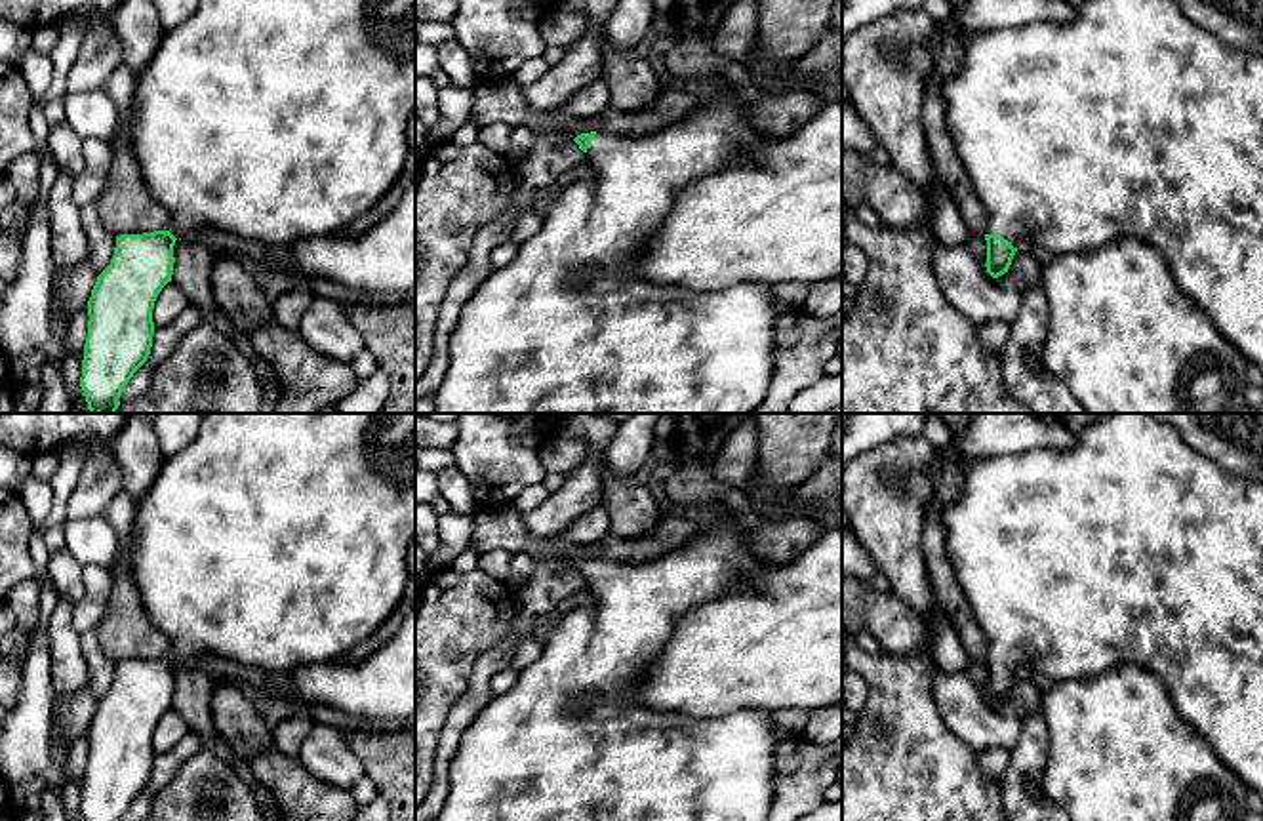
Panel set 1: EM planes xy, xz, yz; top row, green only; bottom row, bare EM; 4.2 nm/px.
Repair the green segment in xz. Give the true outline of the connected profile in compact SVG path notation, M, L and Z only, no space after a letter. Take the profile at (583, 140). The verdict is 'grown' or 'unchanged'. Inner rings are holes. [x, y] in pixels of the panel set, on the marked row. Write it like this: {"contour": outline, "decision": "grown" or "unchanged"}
{"contour": "M724 84L711 99L699 99L695 110L676 124L648 135L617 135L610 131L581 133L573 141L585 152L591 175L568 185L543 215L541 230L518 246L516 257L478 286L465 303L459 324L450 337L450 368L436 390L434 413L752 413L766 398L775 354L775 322L781 314L772 284L741 284L720 291L692 291L680 286L652 284L636 274L636 263L648 240L663 227L674 198L693 181L718 173L732 160L745 160L770 135L752 122L749 107L737 91Z", "decision": "grown"}

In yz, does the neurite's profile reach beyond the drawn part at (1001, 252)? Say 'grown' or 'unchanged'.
grown

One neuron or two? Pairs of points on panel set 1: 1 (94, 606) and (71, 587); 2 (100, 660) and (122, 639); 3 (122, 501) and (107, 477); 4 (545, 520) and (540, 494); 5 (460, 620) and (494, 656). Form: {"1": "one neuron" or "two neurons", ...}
{"1": "two neurons", "2": "two neurons", "3": "two neurons", "4": "two neurons", "5": "two neurons"}

